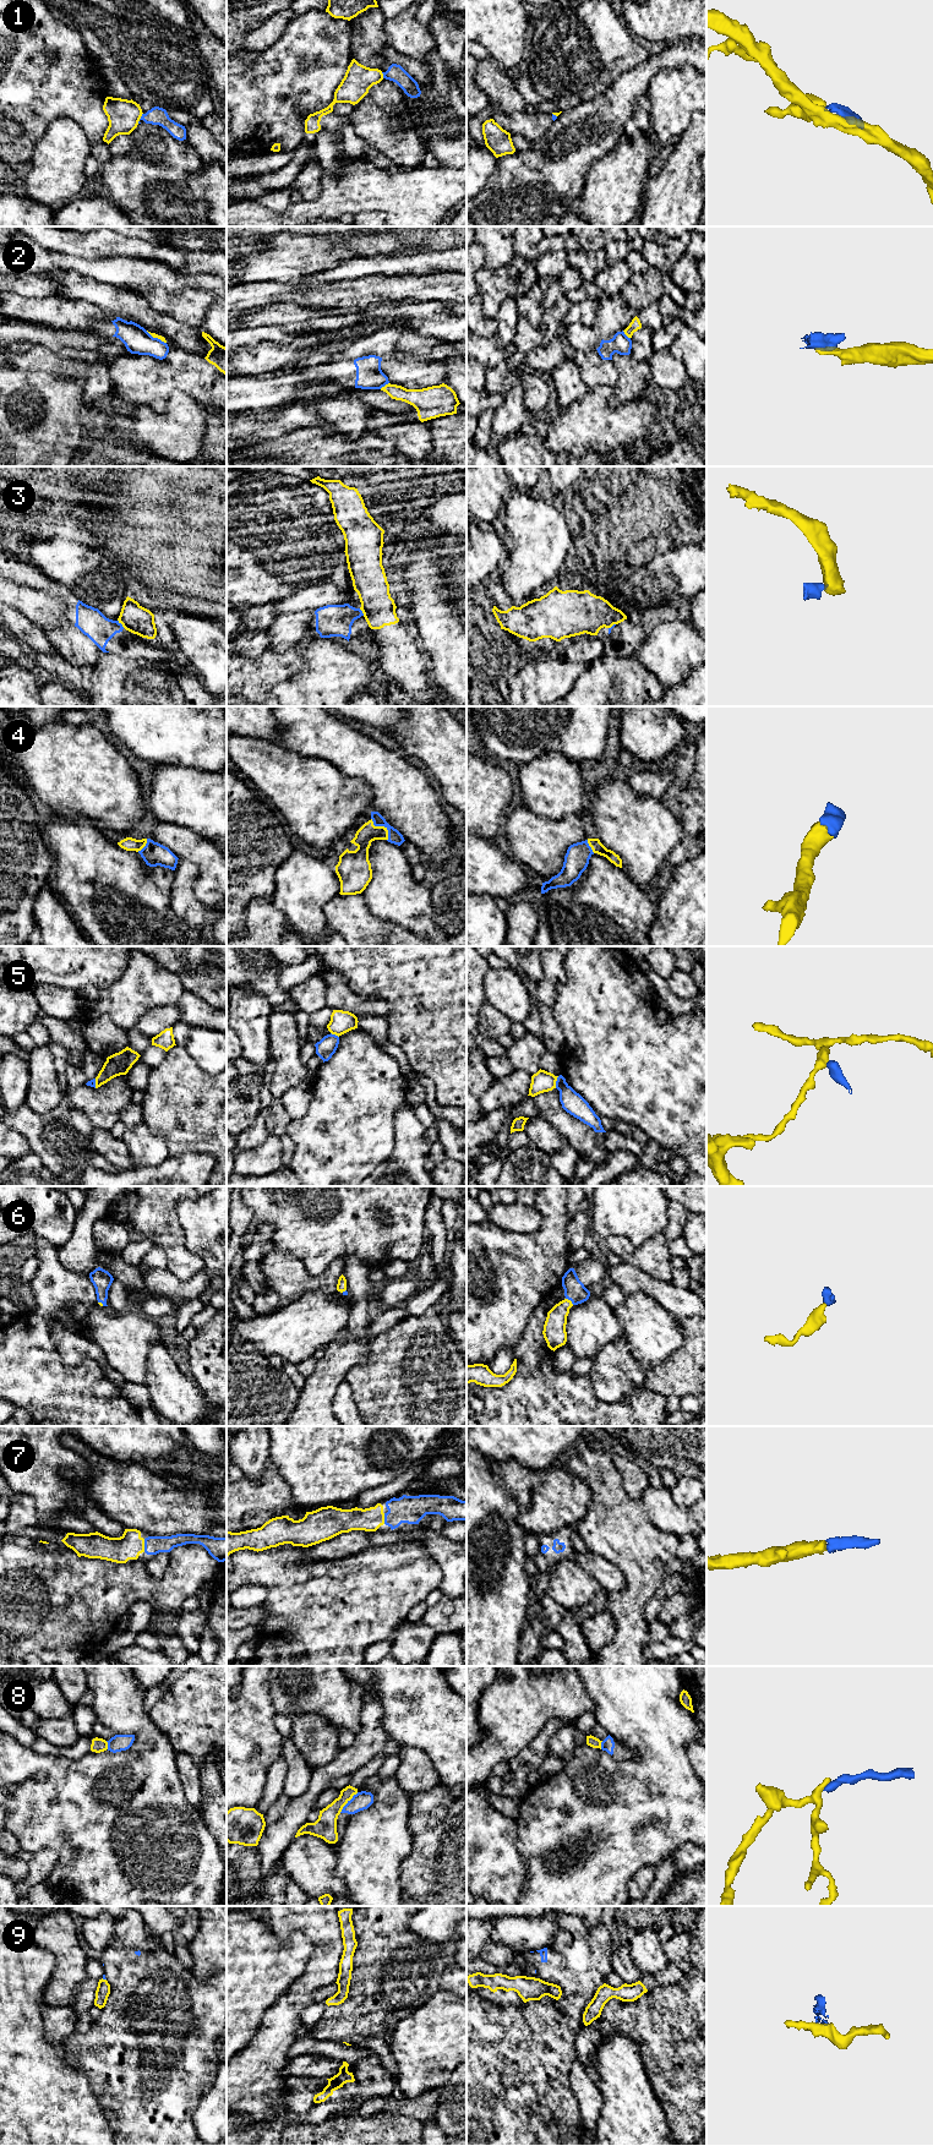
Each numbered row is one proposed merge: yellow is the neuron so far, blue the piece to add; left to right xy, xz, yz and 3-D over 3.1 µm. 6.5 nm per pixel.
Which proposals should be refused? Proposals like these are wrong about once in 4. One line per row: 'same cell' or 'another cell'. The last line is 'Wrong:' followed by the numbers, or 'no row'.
1: another cell
2: another cell
3: another cell
4: same cell
5: another cell
6: same cell
7: same cell
8: another cell
9: another cell
Wrong: 1, 2, 3, 5, 8, 9

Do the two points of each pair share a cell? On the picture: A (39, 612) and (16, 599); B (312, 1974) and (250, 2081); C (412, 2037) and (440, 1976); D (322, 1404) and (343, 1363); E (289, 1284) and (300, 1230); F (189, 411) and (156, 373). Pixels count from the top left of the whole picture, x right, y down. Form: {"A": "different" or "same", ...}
{"A": "same", "B": "same", "C": "different", "D": "same", "E": "different", "F": "different"}

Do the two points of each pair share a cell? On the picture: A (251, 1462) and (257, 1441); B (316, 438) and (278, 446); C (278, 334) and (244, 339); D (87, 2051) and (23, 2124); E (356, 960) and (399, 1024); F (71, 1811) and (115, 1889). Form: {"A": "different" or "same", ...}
{"A": "same", "B": "same", "C": "same", "D": "different", "E": "same", "F": "same"}

